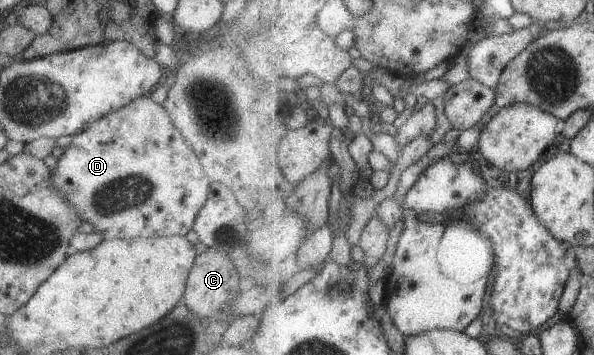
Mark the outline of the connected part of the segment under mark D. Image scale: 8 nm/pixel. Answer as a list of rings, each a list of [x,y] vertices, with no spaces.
[[[150,94],[142,96],[142,98],[136,98],[134,102],[130,102],[130,105],[124,106],[124,108],[120,108],[116,112],[110,112],[108,116],[104,116],[104,118],[97,122],[92,122],[90,126],[86,126],[84,130],[74,135],[70,146],[65,148],[64,154],[58,159],[58,164],[56,164],[56,168],[52,173],[52,186],[74,206],[74,210],[78,212],[78,216],[82,218],[82,221],[92,224],[97,233],[101,233],[104,239],[138,239],[171,235],[185,236],[190,230],[193,231],[194,222],[200,210],[202,210],[202,206],[206,204],[206,198],[210,194],[211,186],[208,180],[208,176],[204,173],[201,159],[190,149],[190,146],[184,141],[182,134],[173,126],[173,122],[170,122],[170,118],[168,118],[168,114],[163,106],[156,104]]]

